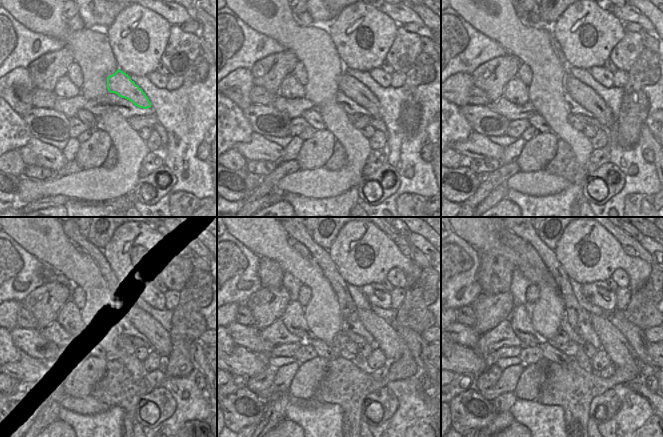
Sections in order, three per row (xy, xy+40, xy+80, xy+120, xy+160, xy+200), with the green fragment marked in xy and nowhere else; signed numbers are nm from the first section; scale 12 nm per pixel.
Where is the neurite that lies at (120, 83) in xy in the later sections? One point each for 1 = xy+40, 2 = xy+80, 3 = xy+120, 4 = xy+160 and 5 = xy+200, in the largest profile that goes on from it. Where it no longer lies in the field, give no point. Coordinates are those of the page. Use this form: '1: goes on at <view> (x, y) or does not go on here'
1: goes on at xy+40 (352, 88)
2: goes on at xy+80 (583, 94)
3: goes on at xy+120 (159, 338)
4: goes on at xy+160 (387, 339)
5: goes on at xy+200 (622, 355)

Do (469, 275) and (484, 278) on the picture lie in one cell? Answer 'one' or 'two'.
two

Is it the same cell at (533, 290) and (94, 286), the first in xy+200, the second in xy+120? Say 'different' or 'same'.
different

